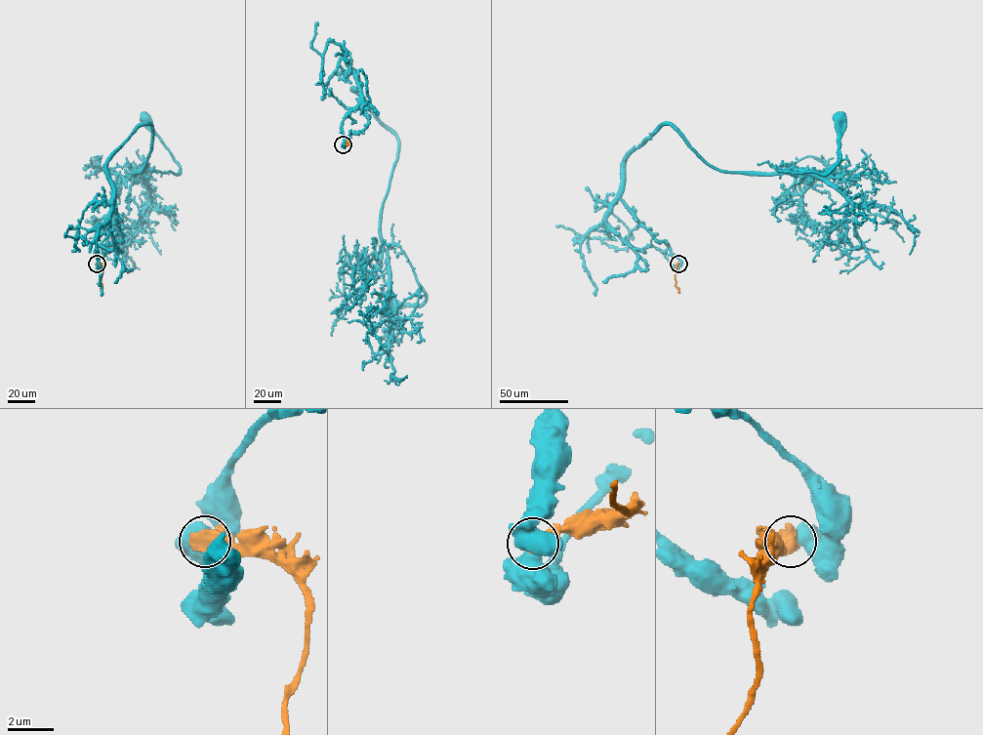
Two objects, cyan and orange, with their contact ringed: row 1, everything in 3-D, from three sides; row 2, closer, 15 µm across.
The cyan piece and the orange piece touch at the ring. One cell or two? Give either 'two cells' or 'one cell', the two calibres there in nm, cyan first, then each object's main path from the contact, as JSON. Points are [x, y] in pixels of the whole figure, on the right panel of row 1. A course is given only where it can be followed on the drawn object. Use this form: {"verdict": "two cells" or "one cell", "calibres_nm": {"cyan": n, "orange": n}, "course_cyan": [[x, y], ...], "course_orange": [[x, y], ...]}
{"verdict": "two cells", "calibres_nm": {"cyan": 600, "orange": 750}, "course_cyan": [[678, 264], [621, 198], [624, 162], [634, 148], [670, 124], [720, 170], [824, 174], [839, 159], [842, 117]], "course_orange": [[678, 264], [675, 278], [679, 293]]}

